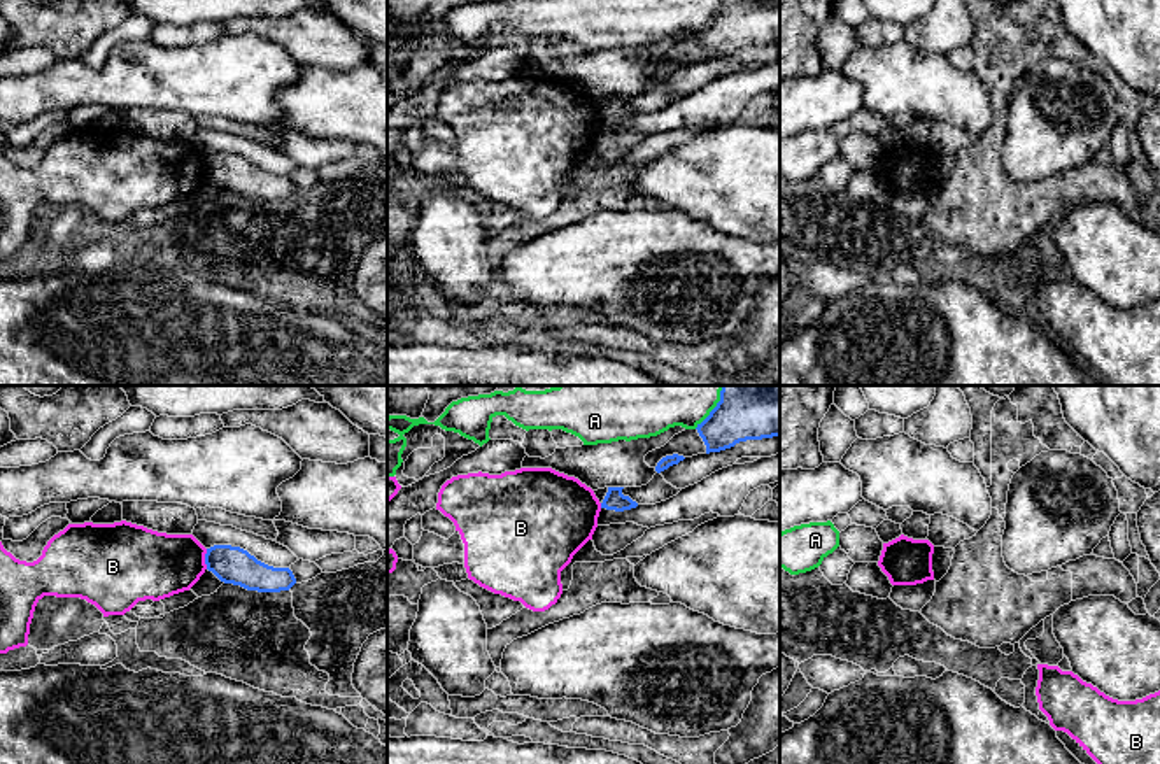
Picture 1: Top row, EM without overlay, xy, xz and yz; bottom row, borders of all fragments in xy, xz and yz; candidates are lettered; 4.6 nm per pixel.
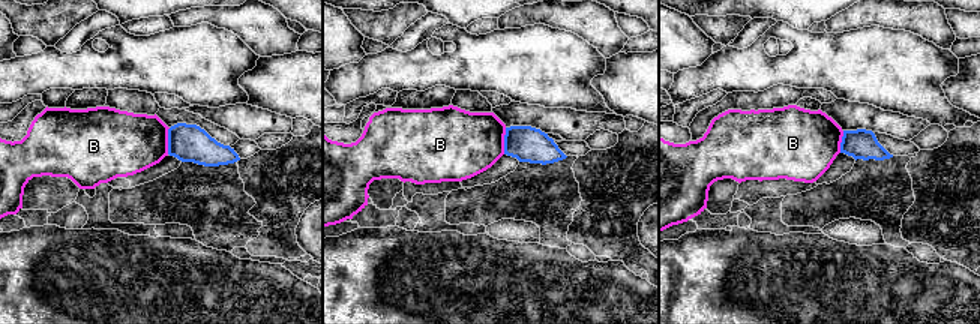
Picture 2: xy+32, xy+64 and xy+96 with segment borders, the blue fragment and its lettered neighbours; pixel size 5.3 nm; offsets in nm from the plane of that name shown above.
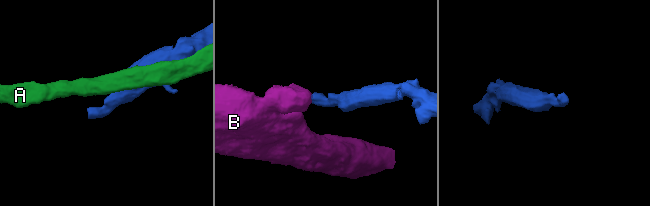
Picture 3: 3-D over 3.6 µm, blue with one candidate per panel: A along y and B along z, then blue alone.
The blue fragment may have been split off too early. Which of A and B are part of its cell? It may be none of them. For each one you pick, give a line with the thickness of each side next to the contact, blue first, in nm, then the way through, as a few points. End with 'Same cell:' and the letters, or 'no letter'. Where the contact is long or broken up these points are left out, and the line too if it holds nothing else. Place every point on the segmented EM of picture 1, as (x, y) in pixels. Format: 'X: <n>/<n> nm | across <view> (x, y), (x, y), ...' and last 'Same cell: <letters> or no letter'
Same cell: no letter

